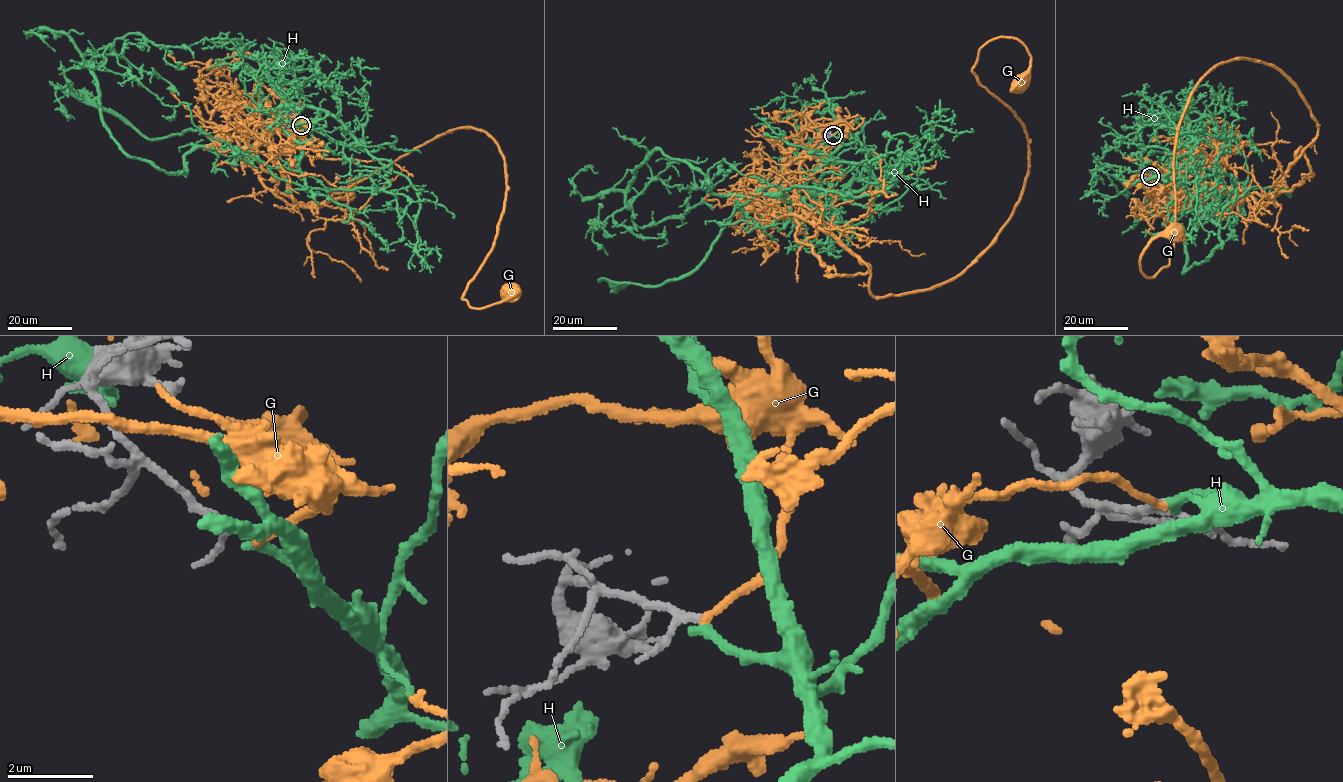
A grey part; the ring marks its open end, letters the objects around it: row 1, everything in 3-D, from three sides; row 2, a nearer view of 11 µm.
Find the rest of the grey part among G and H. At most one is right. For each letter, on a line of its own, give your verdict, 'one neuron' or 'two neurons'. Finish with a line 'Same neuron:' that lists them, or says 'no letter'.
G: two neurons
H: one neuron
Same neuron: H

